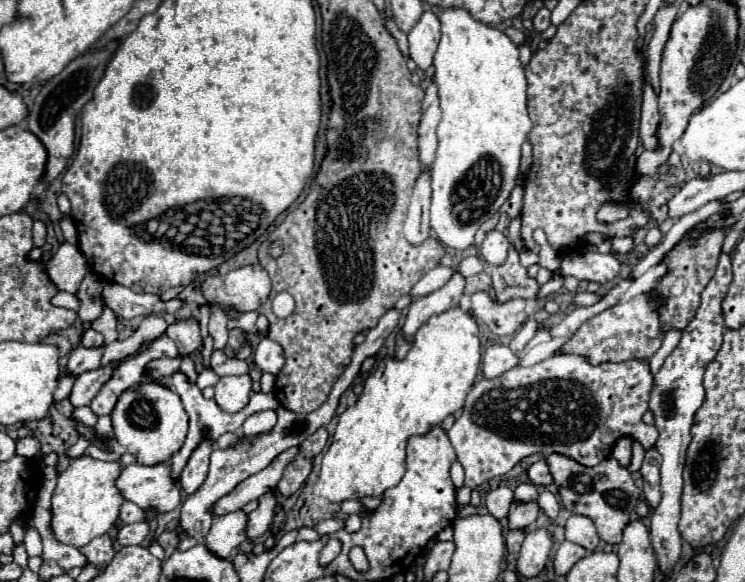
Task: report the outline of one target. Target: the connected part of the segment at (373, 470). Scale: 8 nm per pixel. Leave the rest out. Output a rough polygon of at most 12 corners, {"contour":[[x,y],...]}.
{"contour":[[456,306],[384,356],[342,412],[314,494],[380,496],[406,440],[464,406],[480,328]]}

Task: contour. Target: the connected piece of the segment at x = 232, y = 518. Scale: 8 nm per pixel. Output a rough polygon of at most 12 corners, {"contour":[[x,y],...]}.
{"contour":[[246,514],[214,518],[206,546],[214,556],[230,554],[246,540]]}

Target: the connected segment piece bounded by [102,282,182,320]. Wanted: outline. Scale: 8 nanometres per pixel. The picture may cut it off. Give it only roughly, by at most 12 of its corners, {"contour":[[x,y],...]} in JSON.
{"contour":[[116,282],[104,286],[102,302],[124,320],[174,314],[178,298],[162,302]]}

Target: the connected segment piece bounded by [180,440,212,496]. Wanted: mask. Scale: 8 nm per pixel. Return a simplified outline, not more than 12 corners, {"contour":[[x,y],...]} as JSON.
{"contour":[[202,440],[180,474],[188,496],[208,476],[212,442]]}

